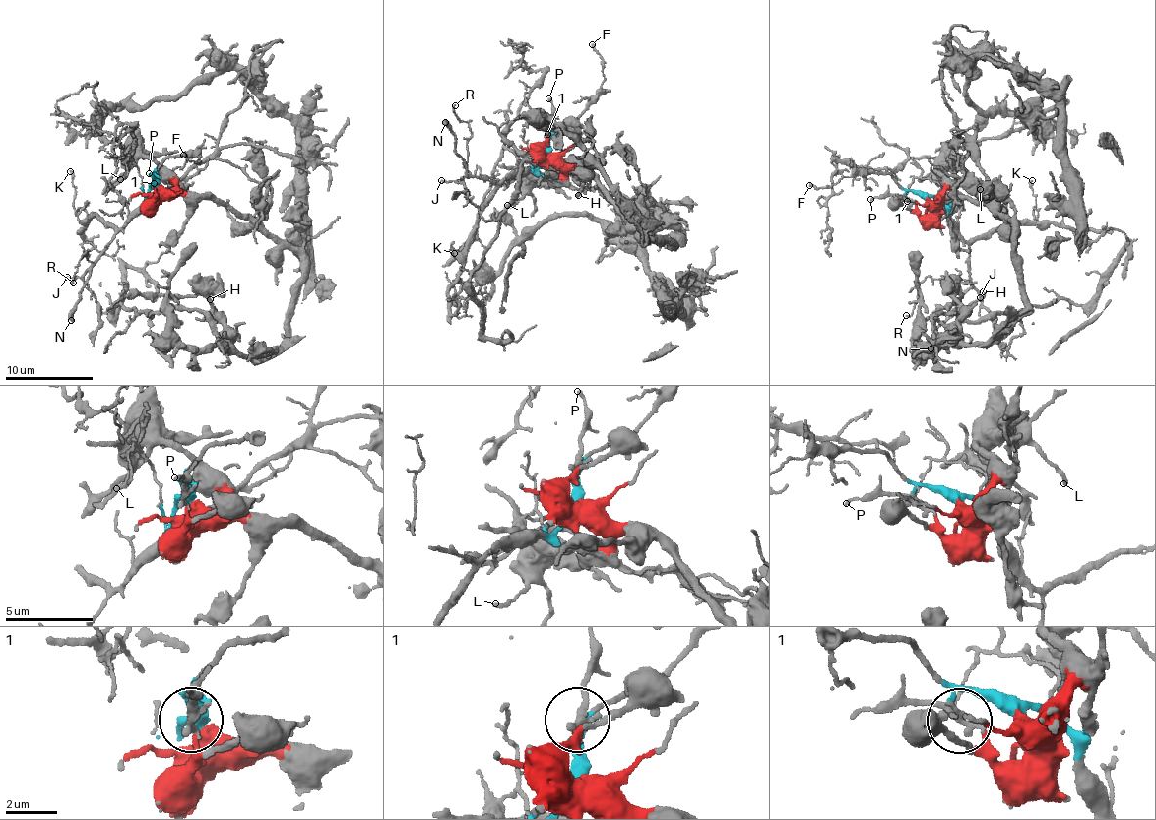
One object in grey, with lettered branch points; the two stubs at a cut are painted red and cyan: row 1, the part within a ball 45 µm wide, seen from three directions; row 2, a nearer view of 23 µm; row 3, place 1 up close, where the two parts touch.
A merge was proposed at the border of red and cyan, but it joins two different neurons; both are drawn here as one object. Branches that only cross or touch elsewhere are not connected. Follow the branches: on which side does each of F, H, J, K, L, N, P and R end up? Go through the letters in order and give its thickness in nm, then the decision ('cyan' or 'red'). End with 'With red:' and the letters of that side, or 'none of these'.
F: 140 nm | cyan
H: 190 nm | red
J: 120 nm | cyan
K: 160 nm | cyan
L: 240 nm | red
N: 440 nm | cyan
P: 160 nm | red
R: 100 nm | cyan
With red: H, L, P

